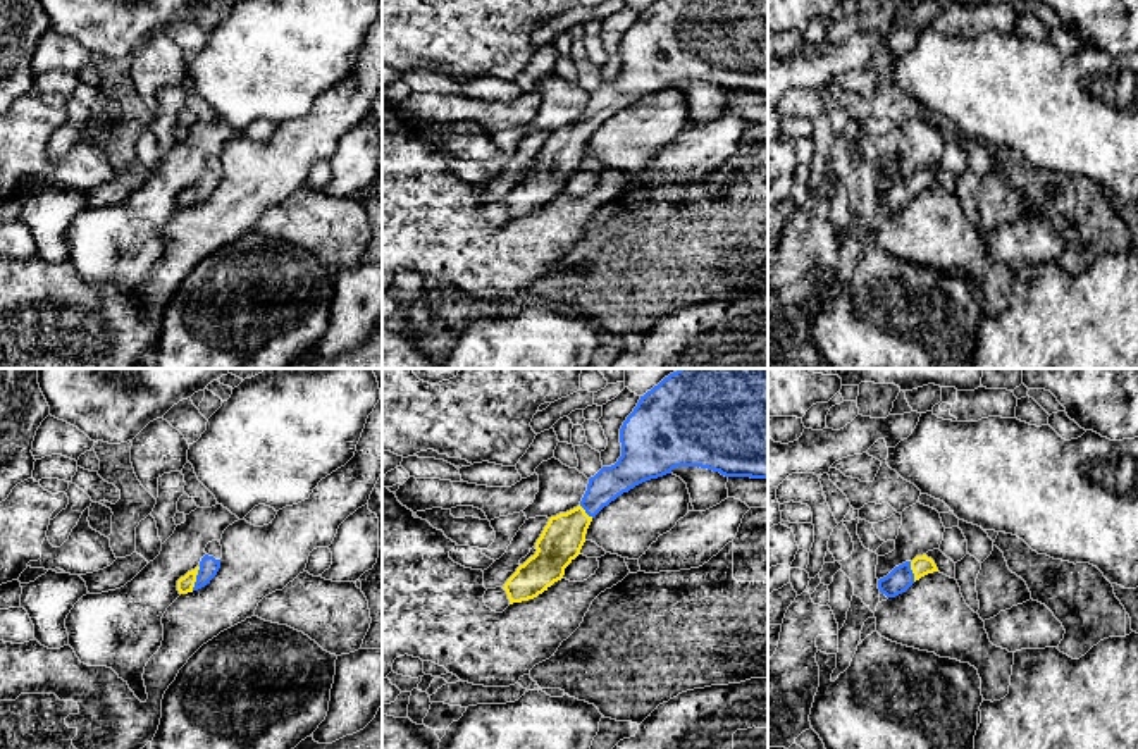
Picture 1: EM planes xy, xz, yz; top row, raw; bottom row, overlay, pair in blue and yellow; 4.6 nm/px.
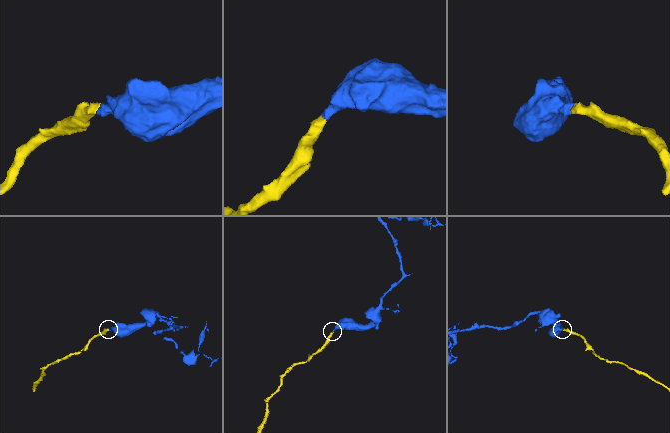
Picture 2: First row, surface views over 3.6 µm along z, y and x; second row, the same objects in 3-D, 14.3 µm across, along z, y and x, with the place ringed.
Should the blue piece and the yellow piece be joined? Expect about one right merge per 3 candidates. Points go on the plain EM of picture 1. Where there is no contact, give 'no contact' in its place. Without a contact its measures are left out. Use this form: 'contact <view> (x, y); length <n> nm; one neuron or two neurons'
contact xy (197, 193); length 120 nm; one neuron

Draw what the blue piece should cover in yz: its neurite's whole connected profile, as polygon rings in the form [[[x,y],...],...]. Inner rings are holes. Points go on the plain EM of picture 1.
[[[926,169],[916,170],[912,176],[906,176],[895,181],[887,191],[878,195],[878,203],[887,212],[895,212],[906,207],[921,191],[938,186],[935,176]]]

